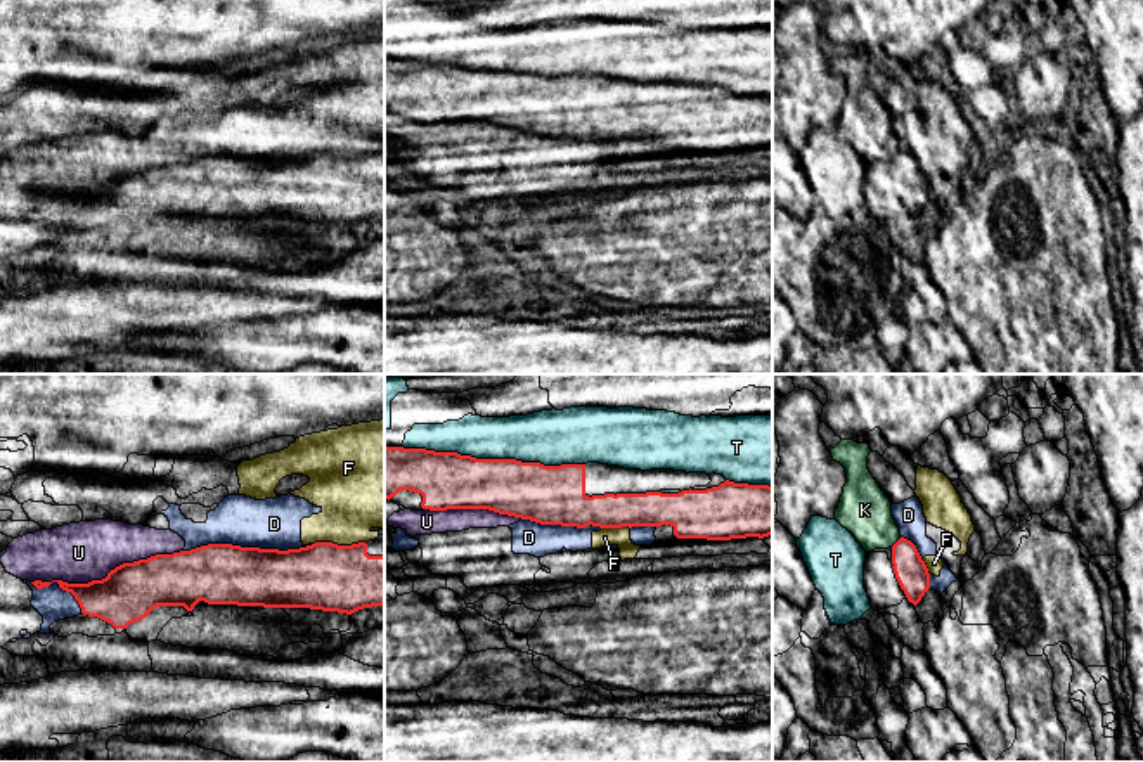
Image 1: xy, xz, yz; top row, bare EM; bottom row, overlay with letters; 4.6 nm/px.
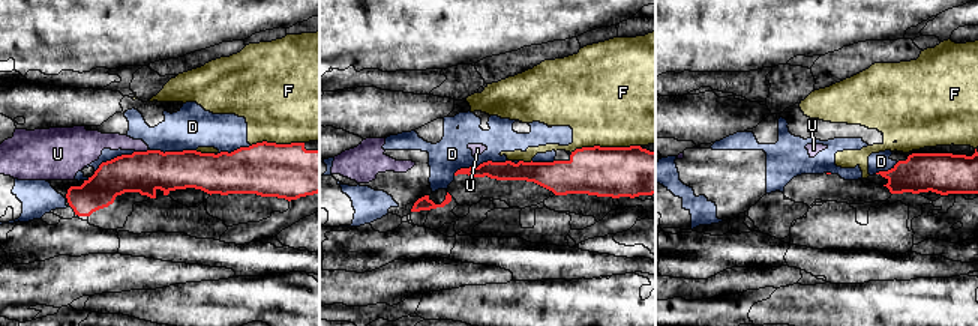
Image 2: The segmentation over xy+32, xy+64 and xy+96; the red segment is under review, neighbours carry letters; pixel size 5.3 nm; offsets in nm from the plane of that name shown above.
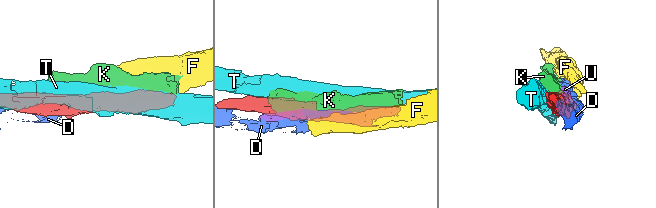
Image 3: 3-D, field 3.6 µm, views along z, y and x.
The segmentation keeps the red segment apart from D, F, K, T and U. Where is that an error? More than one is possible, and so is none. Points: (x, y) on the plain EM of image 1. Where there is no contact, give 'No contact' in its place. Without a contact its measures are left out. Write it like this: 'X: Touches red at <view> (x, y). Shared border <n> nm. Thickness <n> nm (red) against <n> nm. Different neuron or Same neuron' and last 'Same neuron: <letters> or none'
D: Touches red at xy (248, 160). Shared border 600 nm. Thickness 280 nm (red) against 240 nm. Different neuron
F: Touches red at xy (336, 156). Shared border 260 nm. Thickness 320 nm (red) against 340 nm. Different neuron
K: Touches red at yz (897, 153). Shared border 70 nm. Thickness 150 nm (red) against 240 nm. Different neuron
T: Touches red at xz (494, 71). Shared border 850 nm. Thickness 280 nm (red) against 240 nm. Different neuron
U: Touches red at xy (108, 187). Shared border 700 nm. Thickness 260 nm (red) against 280 nm. Different neuron
Same neuron: none

